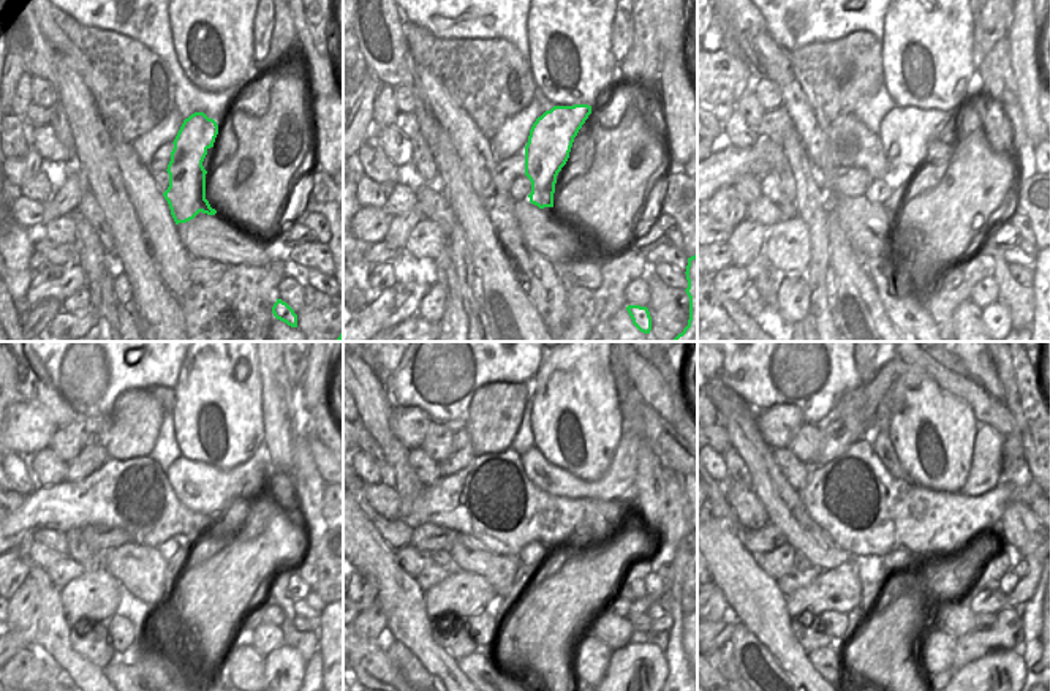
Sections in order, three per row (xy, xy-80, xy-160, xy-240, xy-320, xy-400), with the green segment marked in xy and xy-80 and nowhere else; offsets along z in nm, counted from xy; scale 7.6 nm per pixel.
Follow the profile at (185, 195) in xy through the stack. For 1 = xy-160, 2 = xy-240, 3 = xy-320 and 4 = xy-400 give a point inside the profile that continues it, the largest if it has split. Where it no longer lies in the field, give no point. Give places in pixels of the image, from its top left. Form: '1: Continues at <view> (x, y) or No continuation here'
1: Continues at xy-160 (906, 132)
2: Continues at xy-240 (206, 489)
3: Continues at xy-320 (617, 483)
4: Continues at xy-400 (987, 462)

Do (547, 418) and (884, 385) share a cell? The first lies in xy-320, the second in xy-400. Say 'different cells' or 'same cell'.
different cells

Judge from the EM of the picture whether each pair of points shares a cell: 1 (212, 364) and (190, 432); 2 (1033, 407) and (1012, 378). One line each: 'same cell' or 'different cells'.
1: same cell
2: same cell

